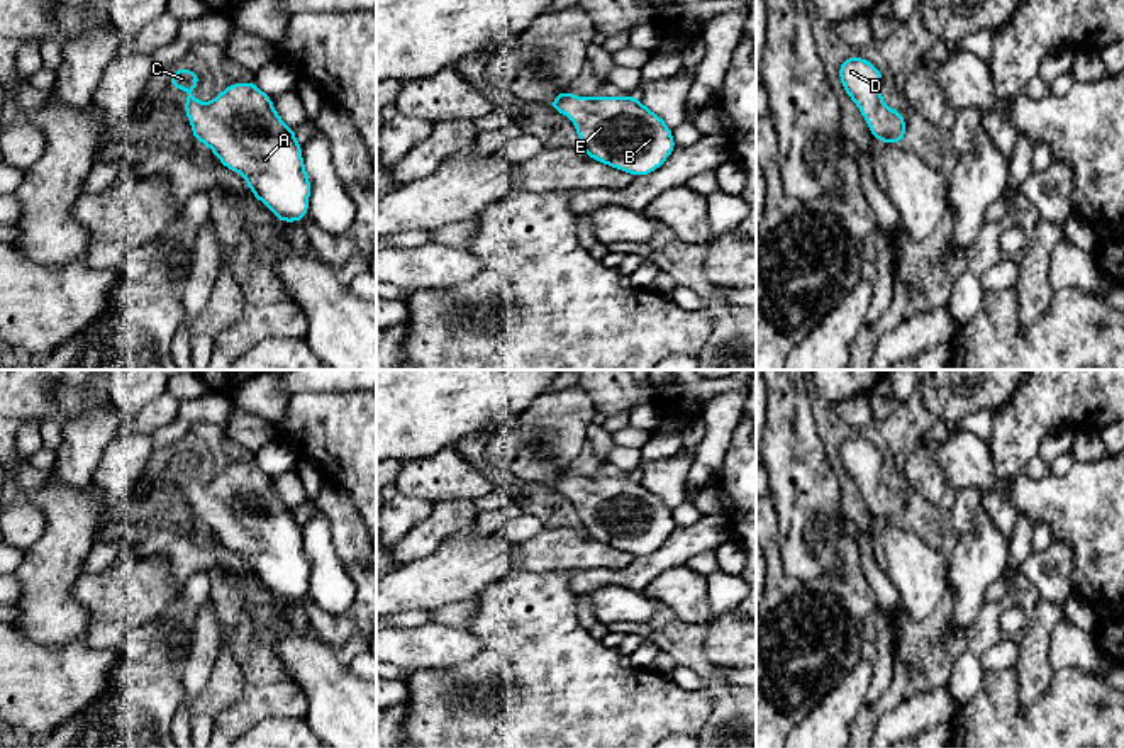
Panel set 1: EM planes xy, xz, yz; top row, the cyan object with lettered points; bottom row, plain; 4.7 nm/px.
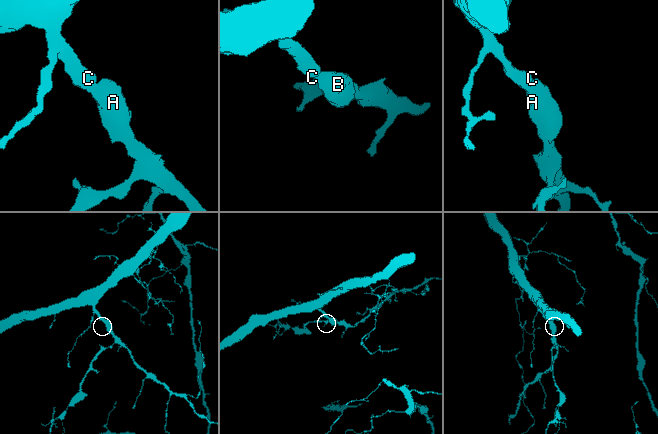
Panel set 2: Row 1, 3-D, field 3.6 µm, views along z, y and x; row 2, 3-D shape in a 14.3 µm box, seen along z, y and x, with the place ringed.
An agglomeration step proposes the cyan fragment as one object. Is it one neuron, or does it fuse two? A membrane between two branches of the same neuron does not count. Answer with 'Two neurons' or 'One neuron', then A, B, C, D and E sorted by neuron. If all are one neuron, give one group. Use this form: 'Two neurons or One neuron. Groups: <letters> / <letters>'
One neuron. Groups: A B C D E

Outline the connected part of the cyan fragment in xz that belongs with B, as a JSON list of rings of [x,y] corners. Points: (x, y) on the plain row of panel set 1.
[[[565,470],[548,488],[573,500],[585,534],[634,558],[658,550],[676,528],[666,502],[637,477],[580,478]]]

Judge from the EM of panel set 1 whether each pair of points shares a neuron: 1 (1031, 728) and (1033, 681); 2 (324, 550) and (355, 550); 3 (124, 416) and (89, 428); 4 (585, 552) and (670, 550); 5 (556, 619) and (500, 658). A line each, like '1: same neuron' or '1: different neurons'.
1: different neurons
2: different neurons
3: different neurons
4: different neurons
5: same neuron

